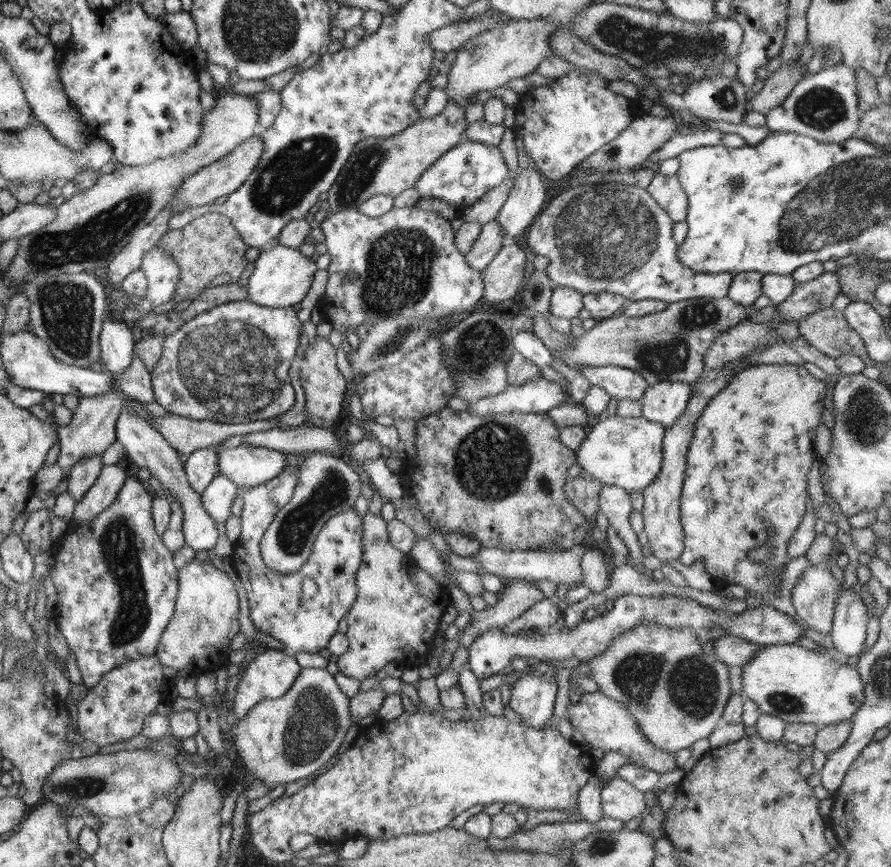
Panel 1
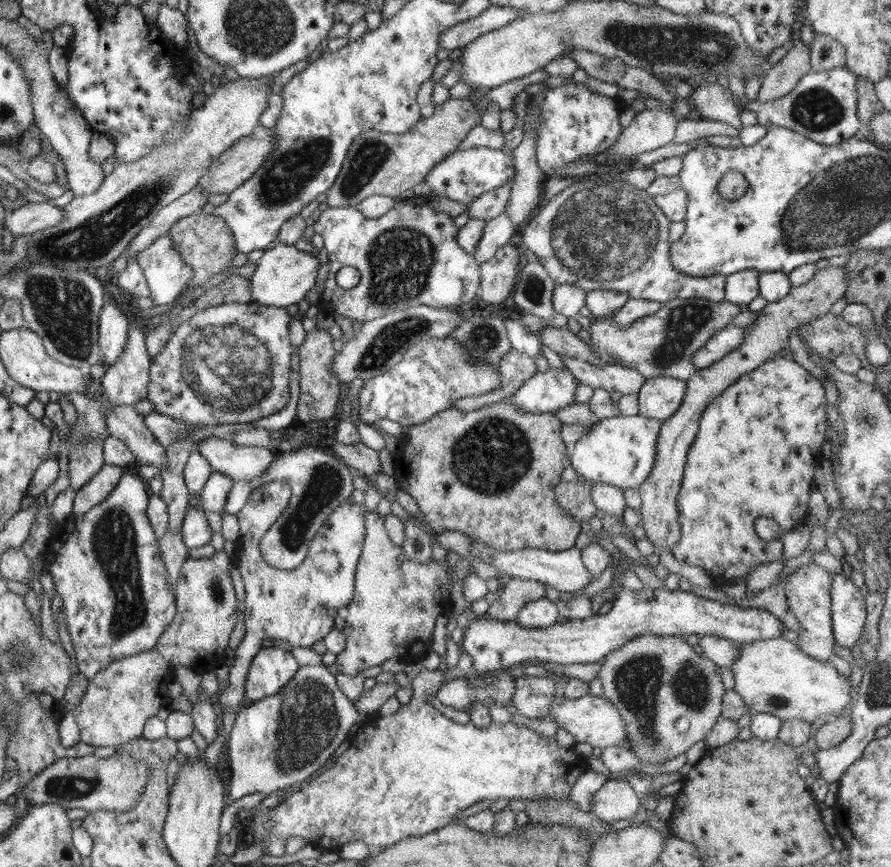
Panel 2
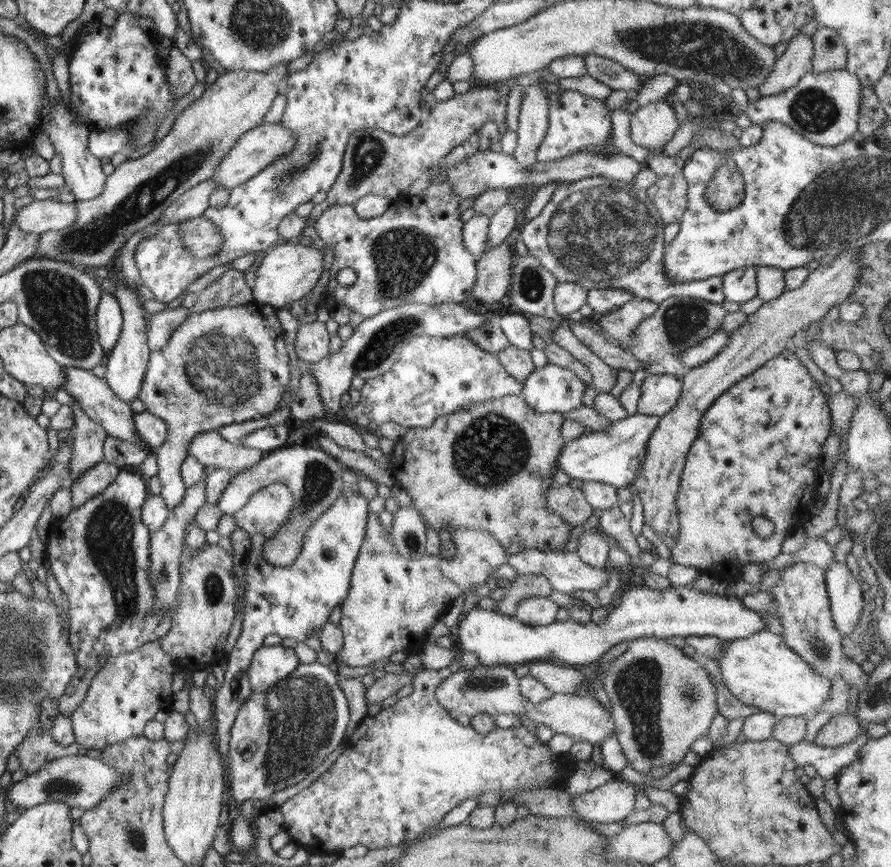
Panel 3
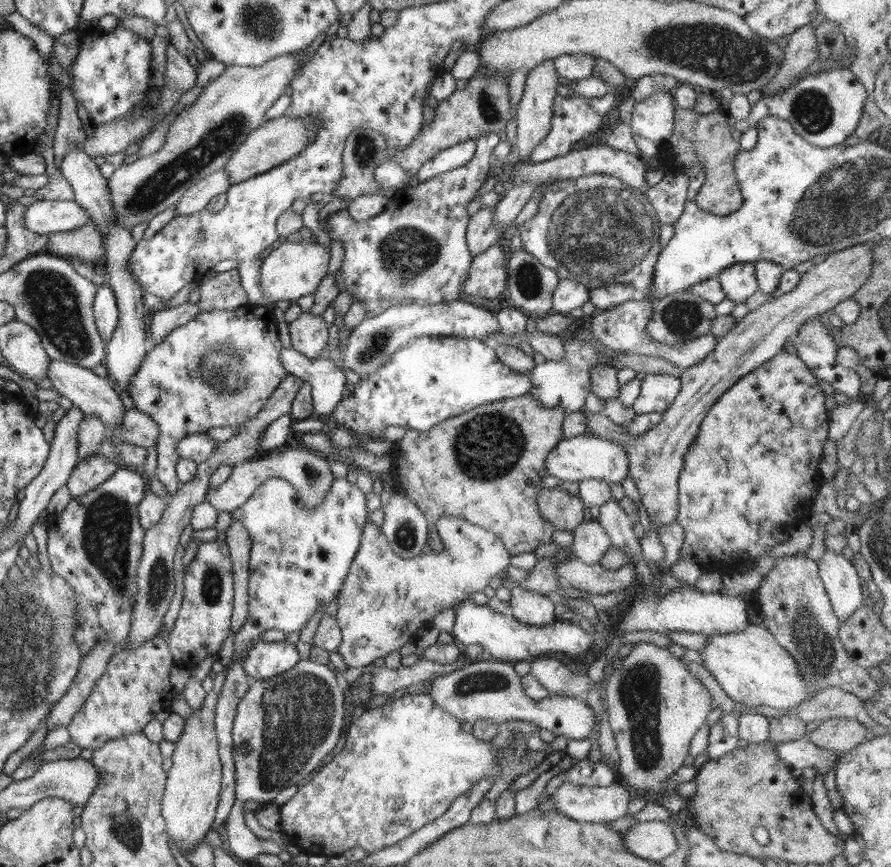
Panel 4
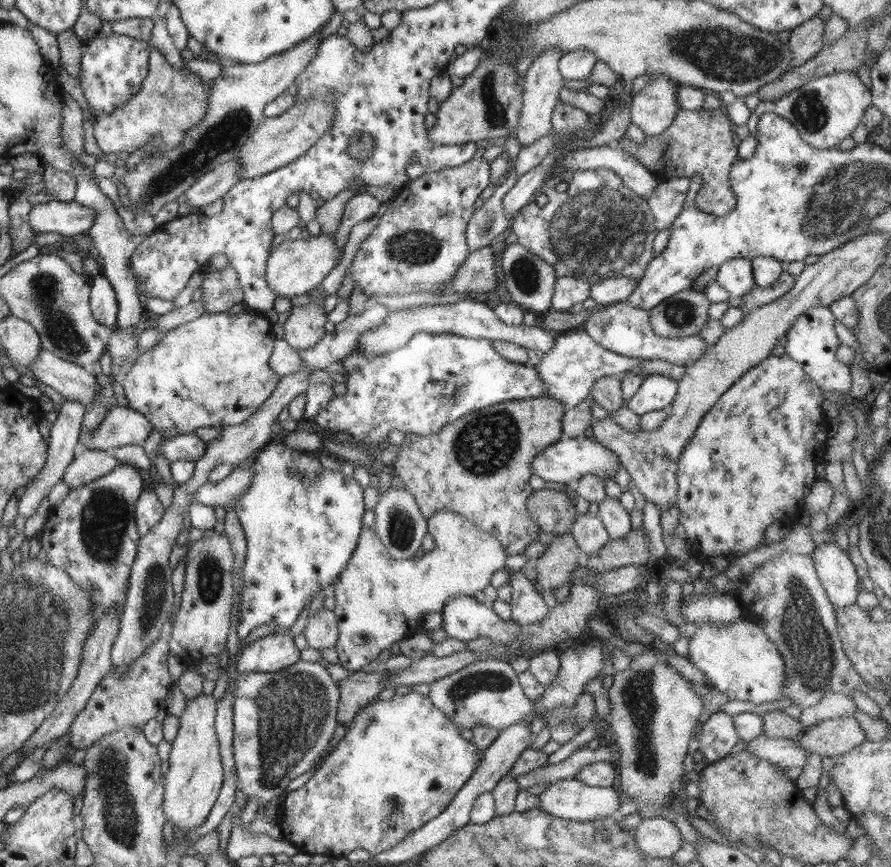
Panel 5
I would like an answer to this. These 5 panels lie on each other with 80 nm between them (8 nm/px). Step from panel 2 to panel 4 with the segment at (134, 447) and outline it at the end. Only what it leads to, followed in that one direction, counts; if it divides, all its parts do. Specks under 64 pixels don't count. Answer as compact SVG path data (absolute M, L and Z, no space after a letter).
M50 359L47 377L52 381L53 388L68 398L74 407L78 407L84 416L97 416L110 429L117 429L121 425L126 408L107 378L96 375L91 369L54 359Z

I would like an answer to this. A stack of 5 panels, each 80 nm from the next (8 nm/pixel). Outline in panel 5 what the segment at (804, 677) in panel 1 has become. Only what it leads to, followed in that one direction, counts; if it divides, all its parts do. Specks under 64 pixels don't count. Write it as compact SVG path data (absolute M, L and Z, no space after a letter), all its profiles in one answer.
M742 619L728 626L693 626L694 634L689 634L687 658L707 676L710 684L726 694L728 700L762 704L786 697L783 692L786 672L784 659L755 623Z

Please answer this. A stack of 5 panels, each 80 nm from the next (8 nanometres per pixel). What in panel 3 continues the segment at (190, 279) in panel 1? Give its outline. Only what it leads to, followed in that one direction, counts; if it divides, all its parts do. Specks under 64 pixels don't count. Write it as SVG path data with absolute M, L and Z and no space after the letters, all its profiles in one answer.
M203 215L181 221L178 232L184 248L199 259L213 257L223 245L221 230Z

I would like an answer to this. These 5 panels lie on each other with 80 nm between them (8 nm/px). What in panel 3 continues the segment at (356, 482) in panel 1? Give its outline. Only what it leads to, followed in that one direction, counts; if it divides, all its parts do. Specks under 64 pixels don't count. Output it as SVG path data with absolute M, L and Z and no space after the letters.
M285 446L270 452L269 456L260 459L259 463L231 476L228 486L220 494L217 507L223 515L240 511L244 506L246 496L257 491L263 482L280 483L288 487L293 500L290 517L284 525L280 525L278 533L272 535L272 539L264 543L262 556L273 567L292 567L302 552L302 543L308 528L314 525L316 520L330 507L334 506L334 502L342 496L344 488L349 488L348 484L342 480L344 470L346 470L345 465L326 454L322 449L314 449L310 446Z

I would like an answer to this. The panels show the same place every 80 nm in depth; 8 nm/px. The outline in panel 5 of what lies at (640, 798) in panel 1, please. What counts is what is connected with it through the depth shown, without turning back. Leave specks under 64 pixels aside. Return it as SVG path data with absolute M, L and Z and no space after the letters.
M562 779L551 783L545 790L538 795L539 809L563 818L564 820L594 820L598 817L619 817L618 808L625 800L620 790L614 787L588 786L578 779Z

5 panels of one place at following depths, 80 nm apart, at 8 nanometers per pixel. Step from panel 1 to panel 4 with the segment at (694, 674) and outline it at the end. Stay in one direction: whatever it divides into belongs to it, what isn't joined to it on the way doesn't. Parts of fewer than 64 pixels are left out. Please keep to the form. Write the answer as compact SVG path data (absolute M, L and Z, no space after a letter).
M648 641L636 643L634 649L622 659L622 667L610 670L603 681L602 701L607 708L608 722L613 732L620 766L615 768L619 780L633 790L648 790L648 795L662 792L670 778L684 765L690 742L702 724L706 722L710 709L714 708L708 689L690 675L686 661L674 657L668 649Z

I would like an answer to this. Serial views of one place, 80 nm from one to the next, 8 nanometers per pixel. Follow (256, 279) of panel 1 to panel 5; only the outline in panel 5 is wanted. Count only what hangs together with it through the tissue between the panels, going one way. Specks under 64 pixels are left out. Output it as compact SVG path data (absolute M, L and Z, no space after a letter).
M319 233L308 239L282 241L269 253L266 265L266 284L276 294L287 299L308 294L321 284L322 280L334 270L341 252L335 243L335 234Z

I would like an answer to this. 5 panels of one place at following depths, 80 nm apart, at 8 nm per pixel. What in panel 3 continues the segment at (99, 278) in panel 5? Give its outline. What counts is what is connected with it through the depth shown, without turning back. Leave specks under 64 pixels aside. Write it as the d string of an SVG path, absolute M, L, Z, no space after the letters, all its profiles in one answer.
M102 293L97 306L96 320L101 347L109 356L120 336L123 323L122 311L114 295Z

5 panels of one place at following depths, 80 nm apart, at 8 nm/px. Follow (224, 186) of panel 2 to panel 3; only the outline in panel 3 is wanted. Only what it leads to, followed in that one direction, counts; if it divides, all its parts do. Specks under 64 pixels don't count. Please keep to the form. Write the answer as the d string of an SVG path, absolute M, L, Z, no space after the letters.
M264 122L241 136L232 151L228 152L228 155L224 157L224 161L220 163L216 174L210 179L215 180L217 188L229 188L232 190L236 185L256 176L269 164L278 161L284 155L288 155L292 151L292 147L294 147L294 135L291 130L279 123Z

